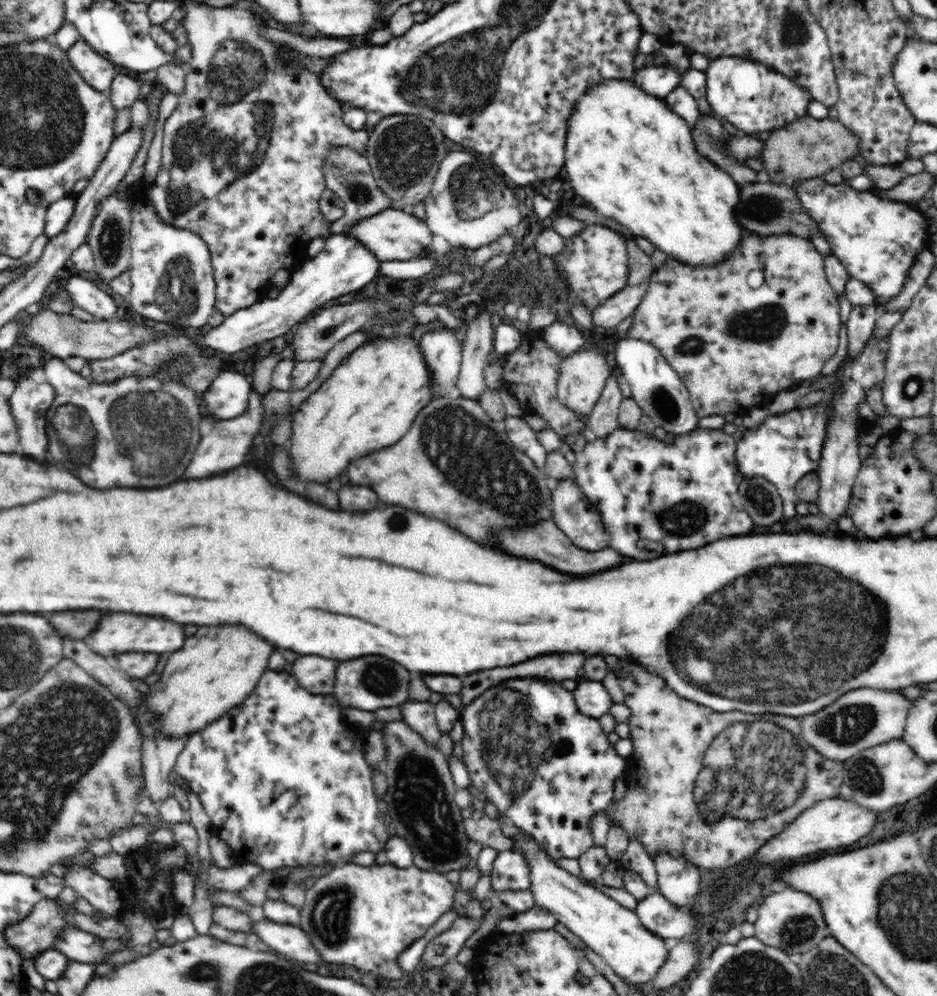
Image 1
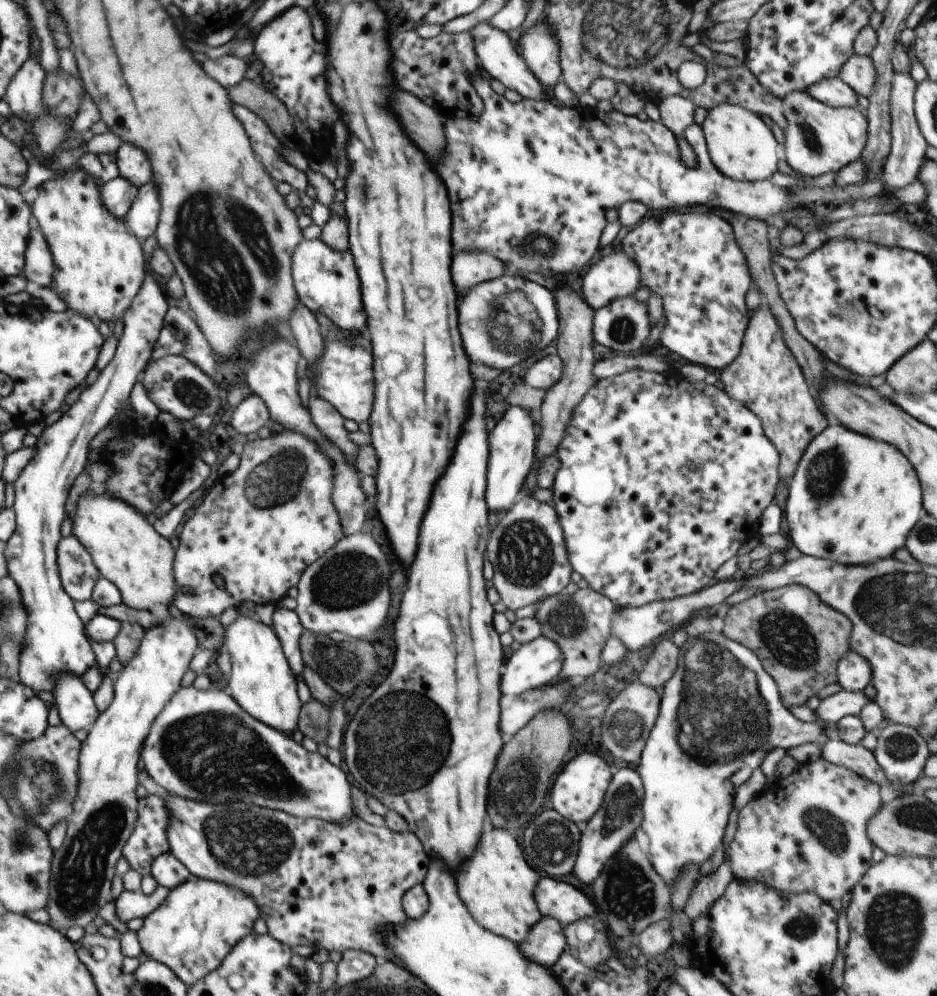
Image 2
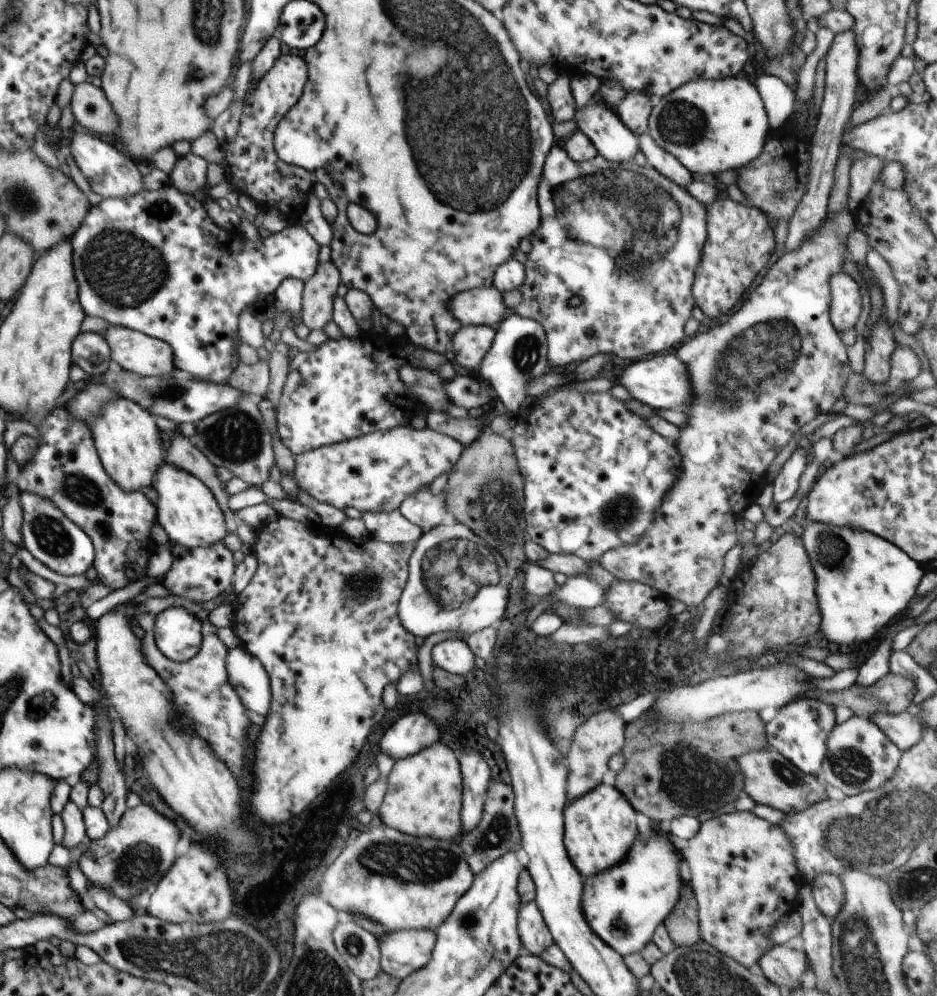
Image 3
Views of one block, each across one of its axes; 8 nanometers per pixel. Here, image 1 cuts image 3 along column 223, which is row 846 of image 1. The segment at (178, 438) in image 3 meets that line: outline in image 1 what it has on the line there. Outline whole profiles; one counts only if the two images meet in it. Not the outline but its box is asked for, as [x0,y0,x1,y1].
[463,816,514,852]

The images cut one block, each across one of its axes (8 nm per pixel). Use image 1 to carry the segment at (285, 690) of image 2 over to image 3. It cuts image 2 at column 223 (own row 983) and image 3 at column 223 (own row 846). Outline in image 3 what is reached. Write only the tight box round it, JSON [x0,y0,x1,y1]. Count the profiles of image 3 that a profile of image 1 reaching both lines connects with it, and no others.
[150,465,224,549]

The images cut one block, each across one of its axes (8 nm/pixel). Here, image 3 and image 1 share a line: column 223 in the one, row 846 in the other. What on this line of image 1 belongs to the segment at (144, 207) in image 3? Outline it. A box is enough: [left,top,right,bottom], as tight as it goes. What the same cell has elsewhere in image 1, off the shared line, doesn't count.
[174,670,389,871]

